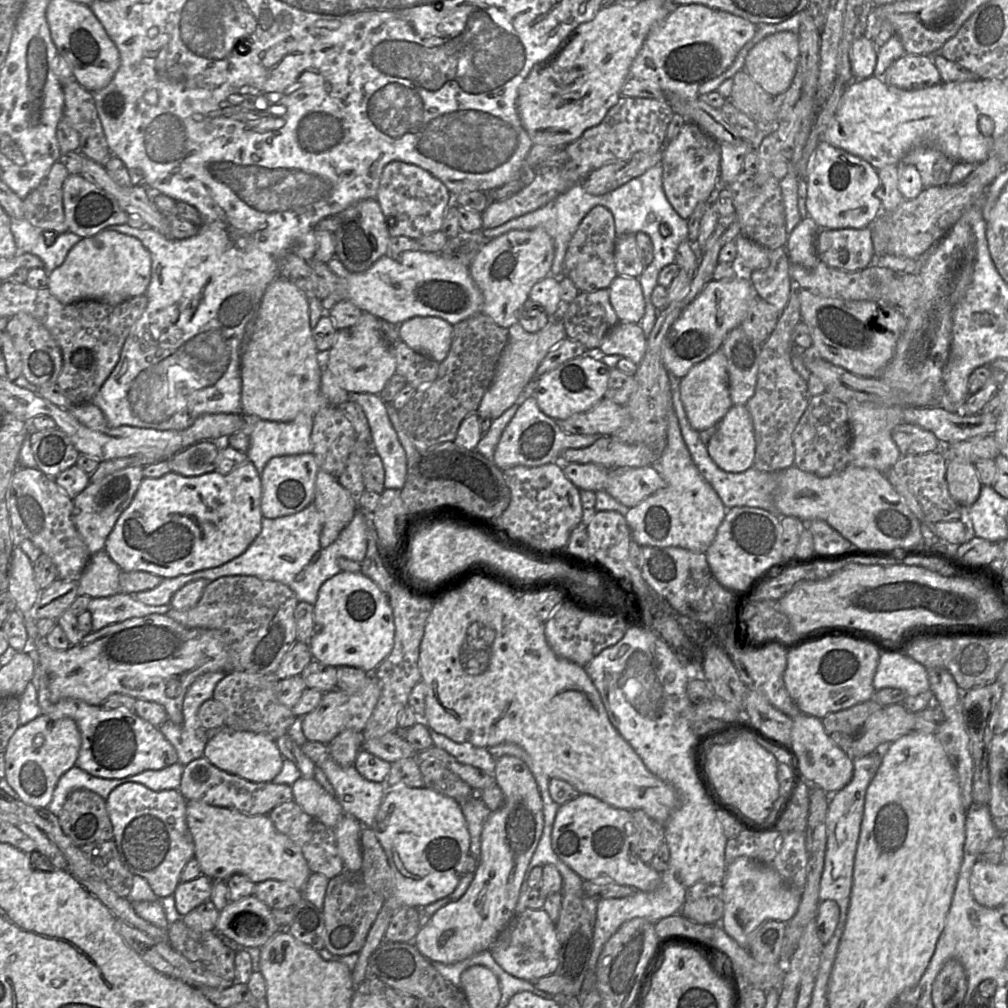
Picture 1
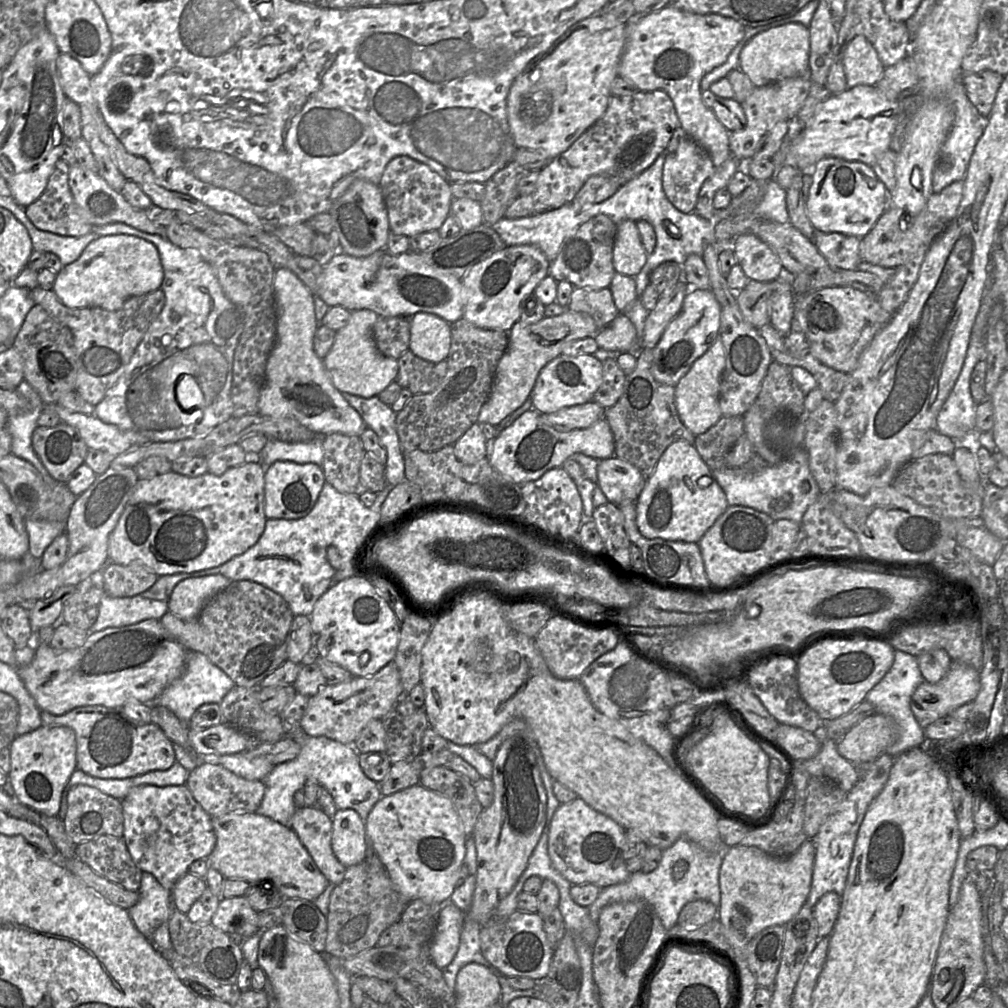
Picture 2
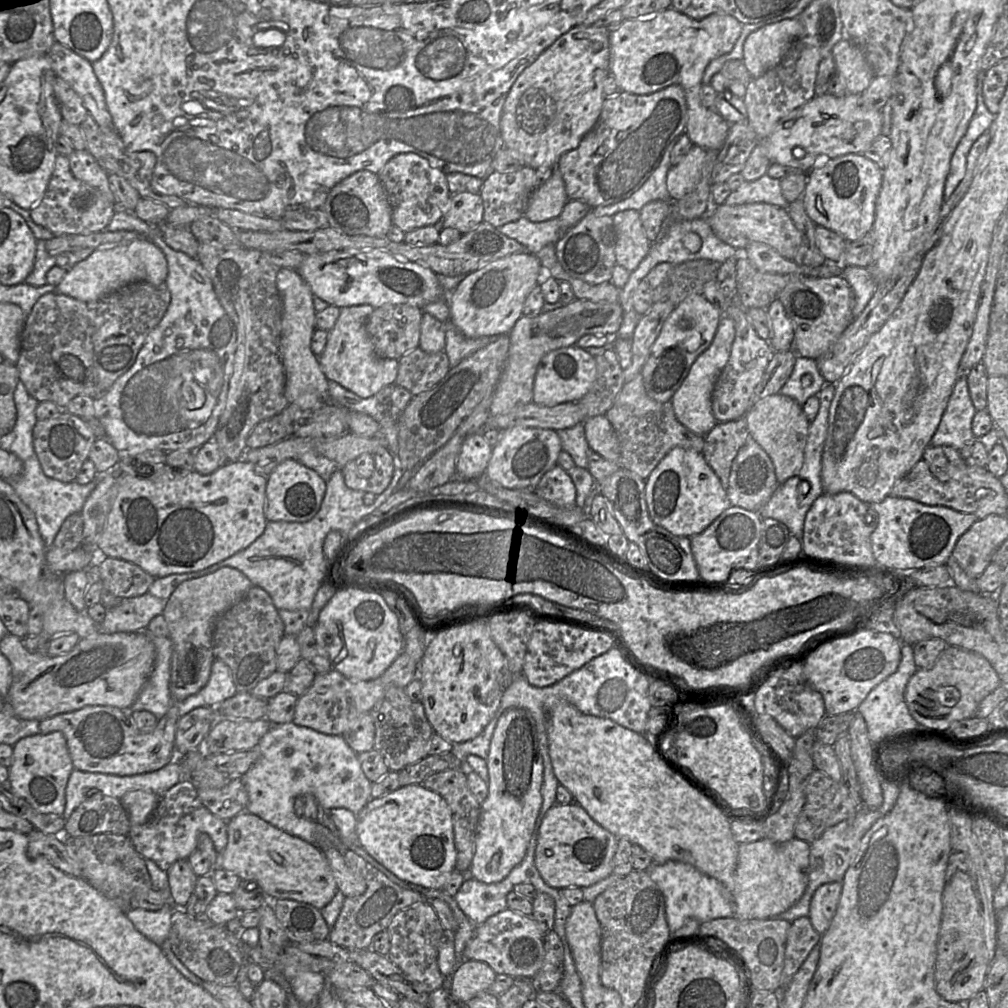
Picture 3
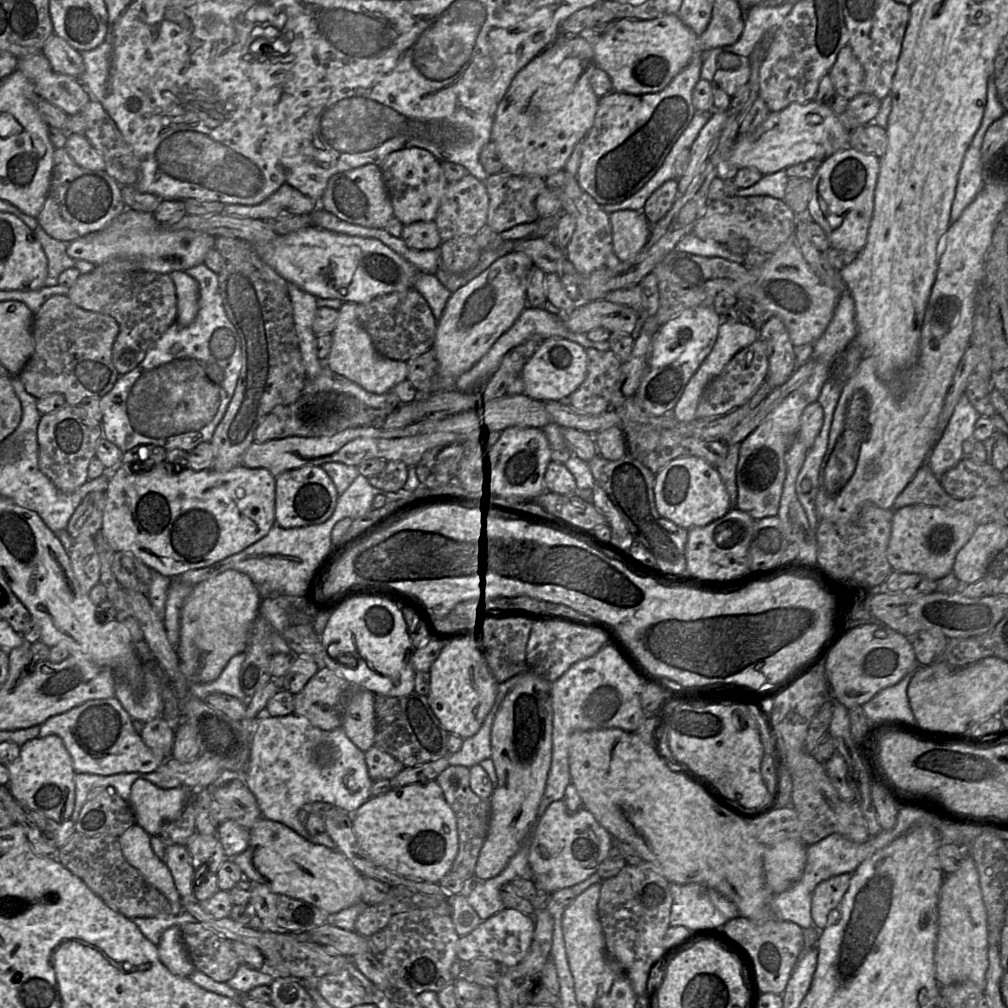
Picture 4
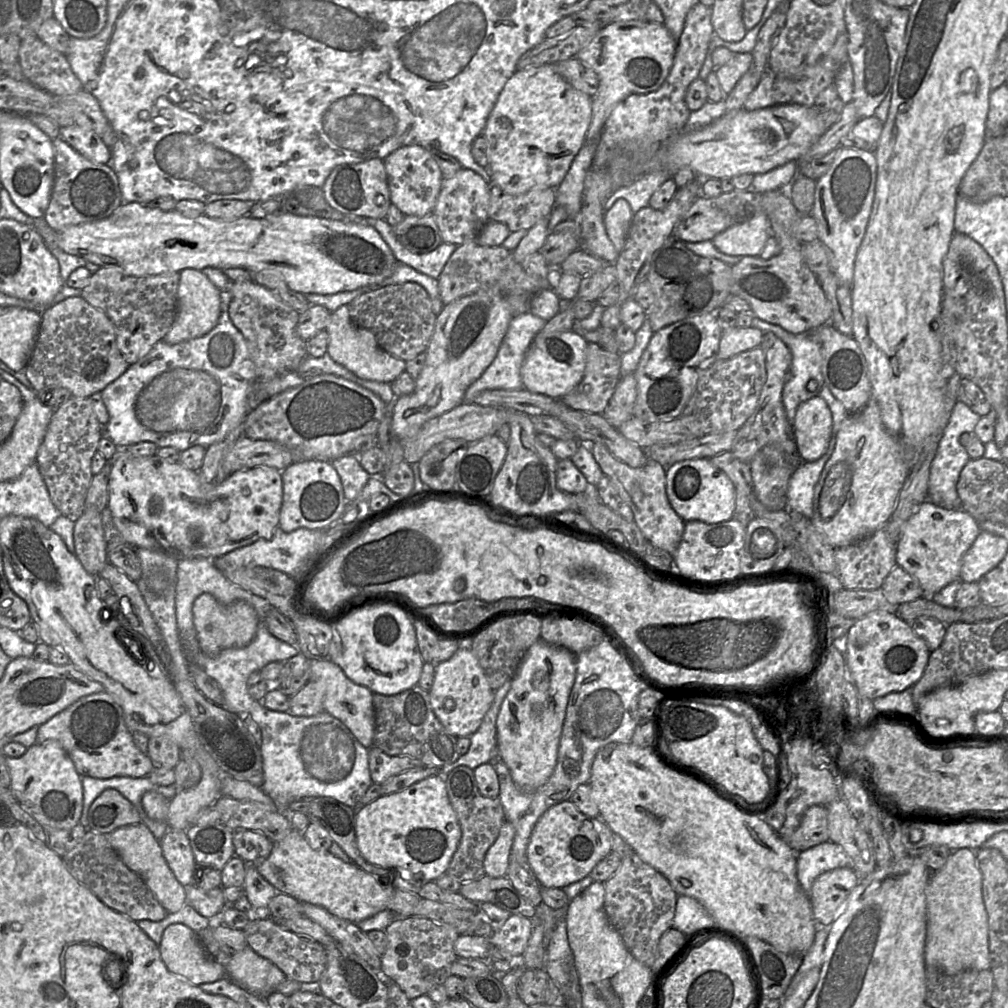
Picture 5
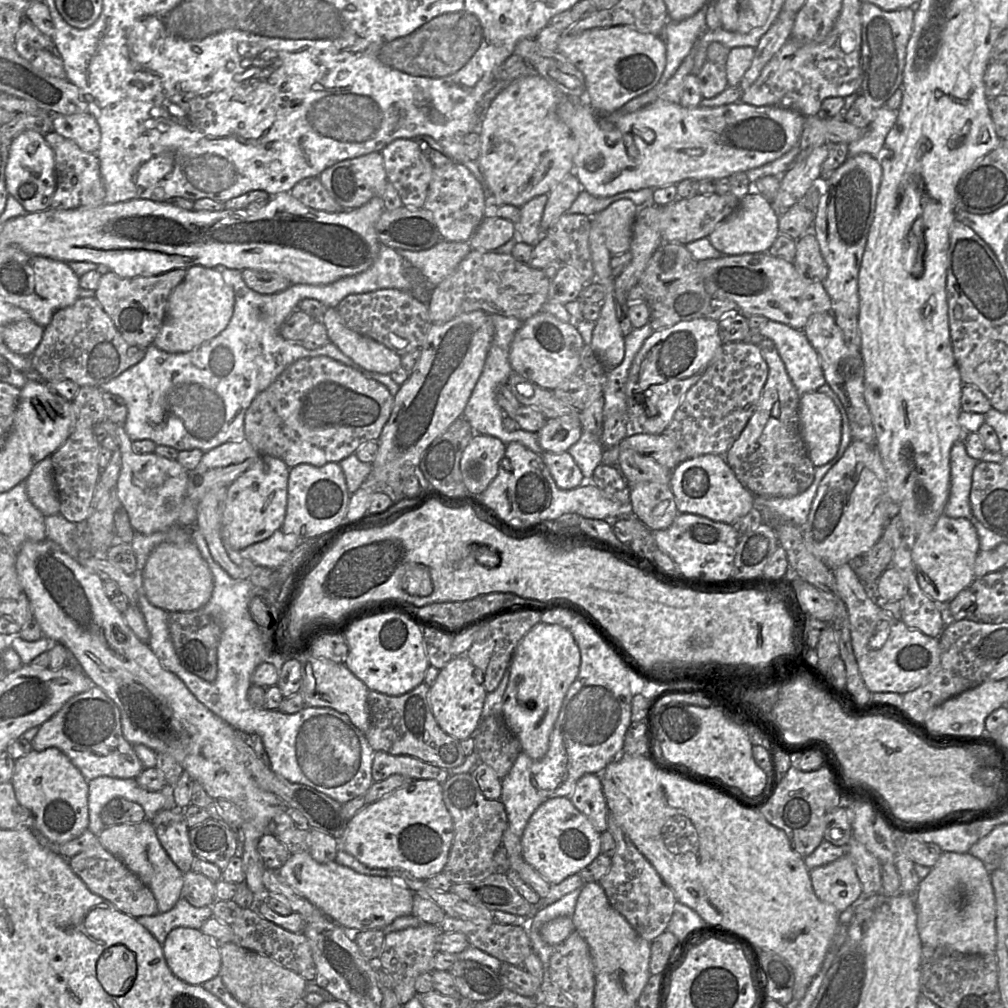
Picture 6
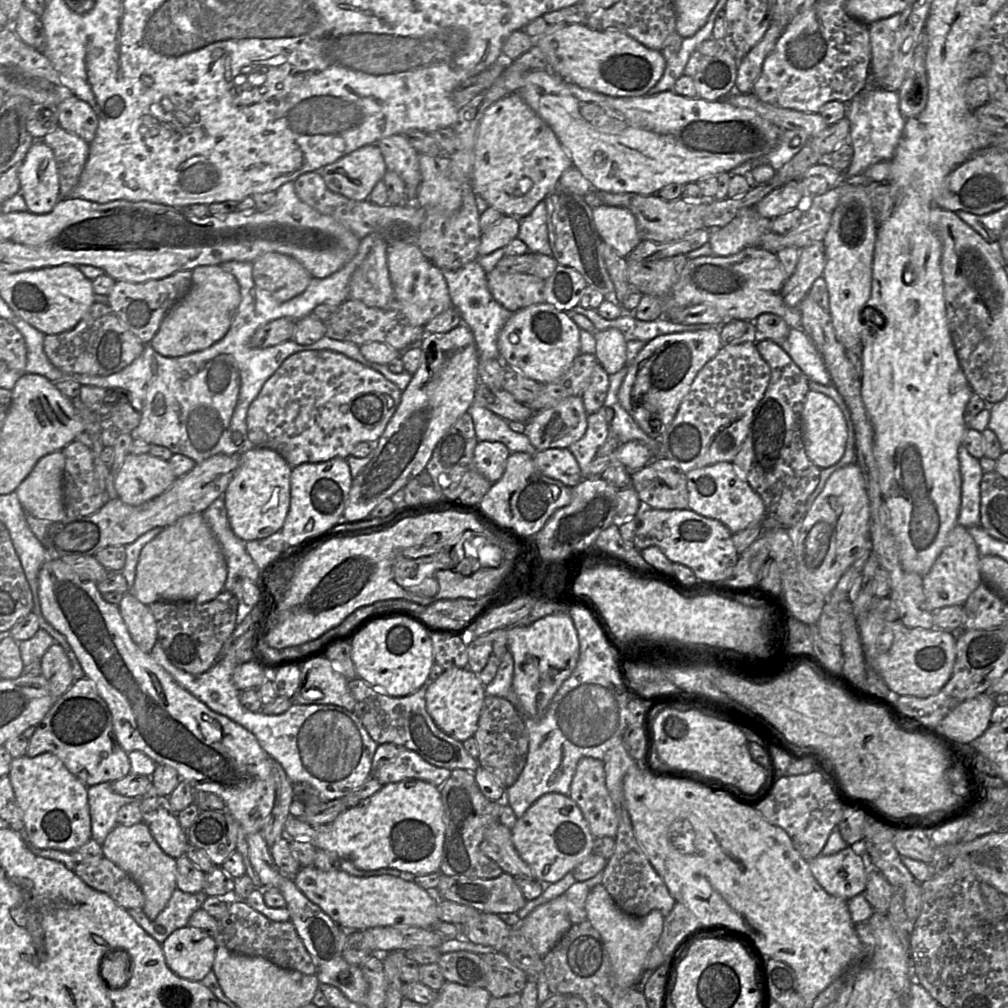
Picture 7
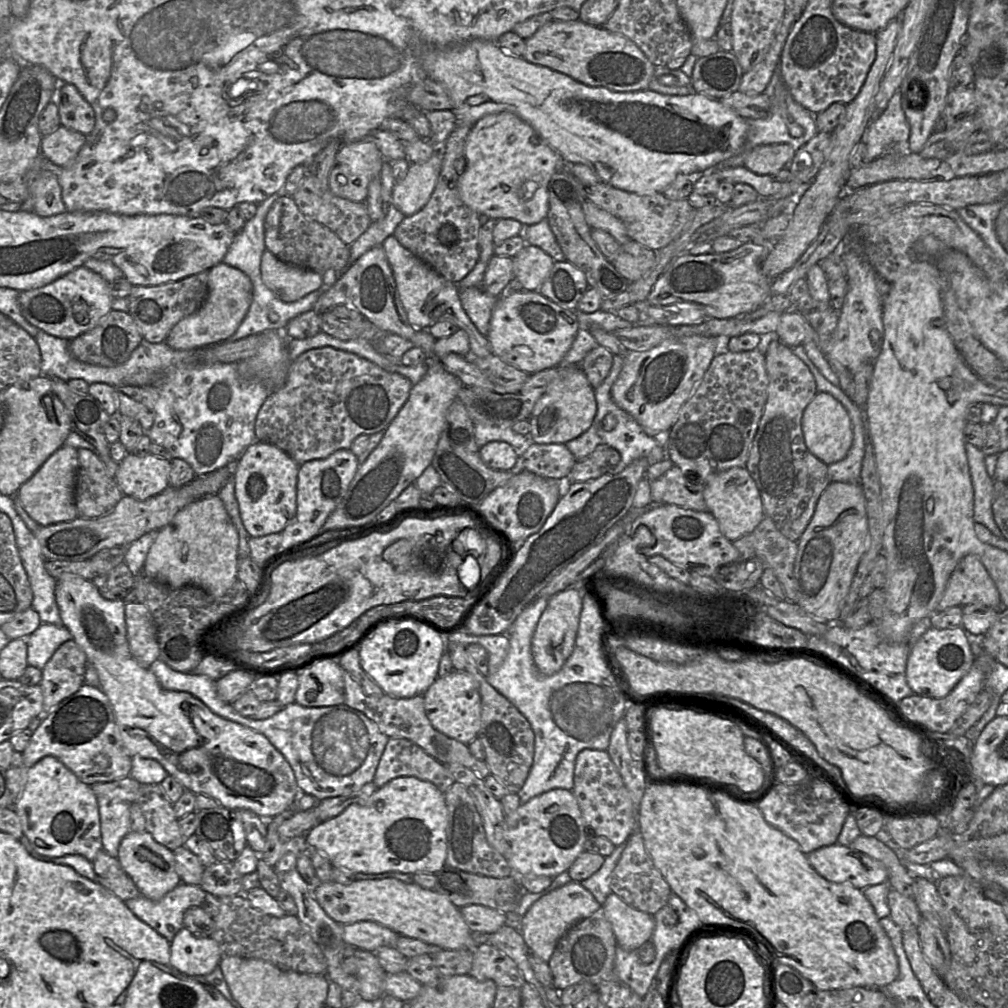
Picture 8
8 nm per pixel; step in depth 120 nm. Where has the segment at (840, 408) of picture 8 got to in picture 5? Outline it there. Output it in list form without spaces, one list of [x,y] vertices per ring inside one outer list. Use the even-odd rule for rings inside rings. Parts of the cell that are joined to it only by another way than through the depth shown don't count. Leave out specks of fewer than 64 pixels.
[[[820,395],[799,405],[793,430],[803,461],[813,462],[824,455],[831,439],[832,424],[832,412]]]

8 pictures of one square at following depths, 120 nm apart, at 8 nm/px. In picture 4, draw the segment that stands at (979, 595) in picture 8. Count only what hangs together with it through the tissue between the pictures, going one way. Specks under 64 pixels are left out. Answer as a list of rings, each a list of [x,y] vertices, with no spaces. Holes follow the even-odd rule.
[[[922,504],[901,507],[893,512],[887,560],[894,571],[922,574],[937,581],[952,572],[957,553],[970,540],[976,526],[963,513]]]

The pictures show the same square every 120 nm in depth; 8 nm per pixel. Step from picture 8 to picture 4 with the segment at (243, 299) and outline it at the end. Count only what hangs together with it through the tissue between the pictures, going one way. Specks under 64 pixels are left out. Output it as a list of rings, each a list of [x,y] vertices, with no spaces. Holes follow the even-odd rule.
[[[184,270],[173,271],[170,277],[174,282],[177,296],[177,318],[180,326],[190,325],[199,310],[199,284]]]

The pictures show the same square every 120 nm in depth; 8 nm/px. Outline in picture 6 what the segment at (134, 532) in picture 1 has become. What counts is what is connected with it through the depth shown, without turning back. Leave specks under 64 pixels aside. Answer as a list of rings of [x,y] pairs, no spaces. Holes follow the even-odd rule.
[[[106,418],[98,424],[106,429],[121,452],[122,465],[115,489],[135,532],[150,535],[177,525],[190,471],[177,460],[170,460],[155,453],[136,453],[123,425]],[[260,454],[255,463],[227,487],[222,526],[224,537],[233,549],[241,551],[281,529],[286,515],[289,470],[281,459]]]

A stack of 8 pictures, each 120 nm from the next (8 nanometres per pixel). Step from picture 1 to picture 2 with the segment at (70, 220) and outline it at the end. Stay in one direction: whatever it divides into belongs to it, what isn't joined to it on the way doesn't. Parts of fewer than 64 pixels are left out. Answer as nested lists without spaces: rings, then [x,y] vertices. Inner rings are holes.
[[[76,163],[75,165],[69,167],[68,184],[75,203],[86,215],[92,226],[98,227],[109,223],[120,222],[141,231],[165,237],[166,227],[152,222],[147,217],[146,211],[133,208],[125,200],[121,192],[111,188],[98,172],[88,170]]]

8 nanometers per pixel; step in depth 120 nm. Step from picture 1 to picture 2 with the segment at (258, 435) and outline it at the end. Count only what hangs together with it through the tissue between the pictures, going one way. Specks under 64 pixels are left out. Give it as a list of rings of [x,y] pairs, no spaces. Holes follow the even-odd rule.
[[[316,435],[307,442],[285,442],[269,438],[258,456],[251,456],[250,461],[259,462],[266,469],[275,461],[295,463],[314,463],[321,466],[323,461],[322,436]]]

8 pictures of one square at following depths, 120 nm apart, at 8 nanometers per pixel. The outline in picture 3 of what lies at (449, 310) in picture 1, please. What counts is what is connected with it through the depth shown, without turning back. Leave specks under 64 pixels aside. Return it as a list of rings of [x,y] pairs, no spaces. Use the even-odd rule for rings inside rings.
[[[375,248],[371,250],[333,250],[326,253],[308,255],[295,269],[310,287],[313,295],[339,308],[369,305],[374,308],[385,304],[408,304],[423,308],[449,295],[442,289],[438,275],[430,268],[402,260]]]

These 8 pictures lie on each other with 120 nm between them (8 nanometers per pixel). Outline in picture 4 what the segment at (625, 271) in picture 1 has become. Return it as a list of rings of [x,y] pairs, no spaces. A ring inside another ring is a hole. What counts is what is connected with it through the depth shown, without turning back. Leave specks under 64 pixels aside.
[[[619,210],[609,216],[613,234],[613,252],[620,261],[631,260],[648,242],[652,225],[642,211]]]

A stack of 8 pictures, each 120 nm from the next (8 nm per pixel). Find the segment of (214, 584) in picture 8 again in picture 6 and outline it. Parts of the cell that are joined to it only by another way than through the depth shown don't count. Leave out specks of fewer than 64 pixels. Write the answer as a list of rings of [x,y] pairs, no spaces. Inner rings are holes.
[[[161,543],[149,555],[142,574],[143,589],[149,602],[167,612],[189,612],[210,600],[213,576],[195,543]]]

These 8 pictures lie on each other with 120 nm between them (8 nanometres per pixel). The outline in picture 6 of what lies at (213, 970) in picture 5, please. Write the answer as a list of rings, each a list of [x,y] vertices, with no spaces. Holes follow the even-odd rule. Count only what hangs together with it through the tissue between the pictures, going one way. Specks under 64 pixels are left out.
[[[175,928],[167,935],[162,948],[168,967],[185,983],[202,985],[220,973],[219,945],[200,929]]]

